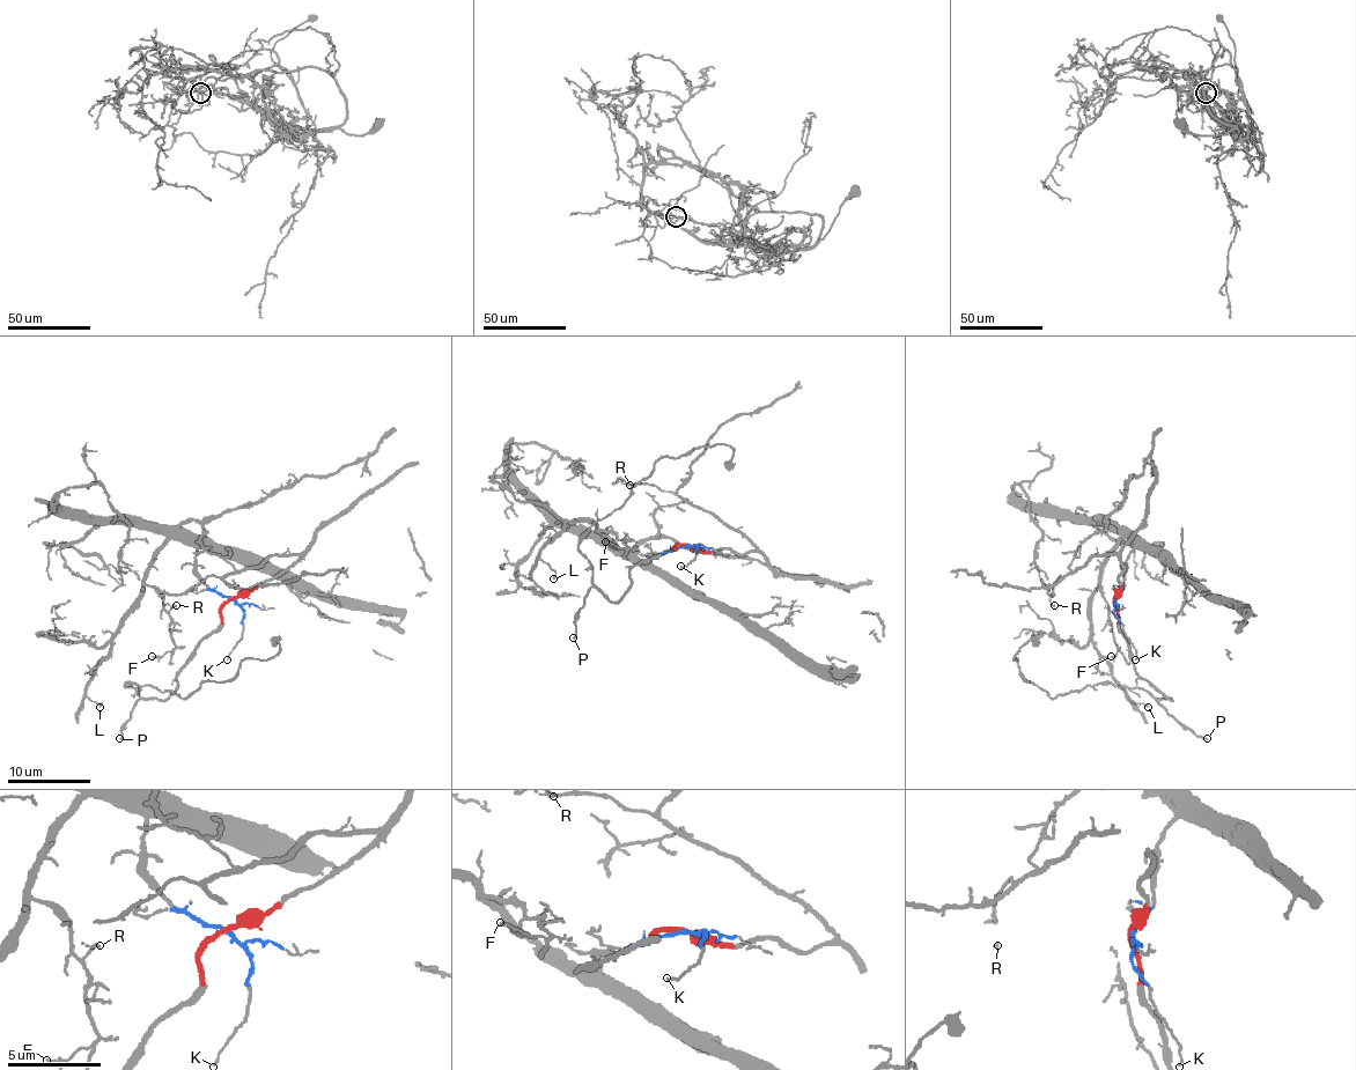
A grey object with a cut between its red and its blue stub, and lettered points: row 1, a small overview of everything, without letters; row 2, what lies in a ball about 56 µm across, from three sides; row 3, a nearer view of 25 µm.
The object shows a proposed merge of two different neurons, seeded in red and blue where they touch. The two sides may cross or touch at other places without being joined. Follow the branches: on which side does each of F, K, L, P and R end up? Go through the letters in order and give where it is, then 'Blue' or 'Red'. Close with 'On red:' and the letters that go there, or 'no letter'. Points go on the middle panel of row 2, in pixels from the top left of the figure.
F: Place: (605, 541). Blue
K: Place: (680, 566). Blue
L: Place: (553, 578). Blue
P: Place: (573, 637). Red
R: Place: (629, 485). Red
On red: P, R

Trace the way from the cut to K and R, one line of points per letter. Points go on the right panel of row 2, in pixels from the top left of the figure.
K: (1114, 599), (1114, 612), (1135, 649), (1135, 659)
R: (1114, 599), (1120, 591), (1122, 562), (1117, 555), (1093, 555), (1054, 583), (1054, 593), (1047, 593), (1054, 606)

